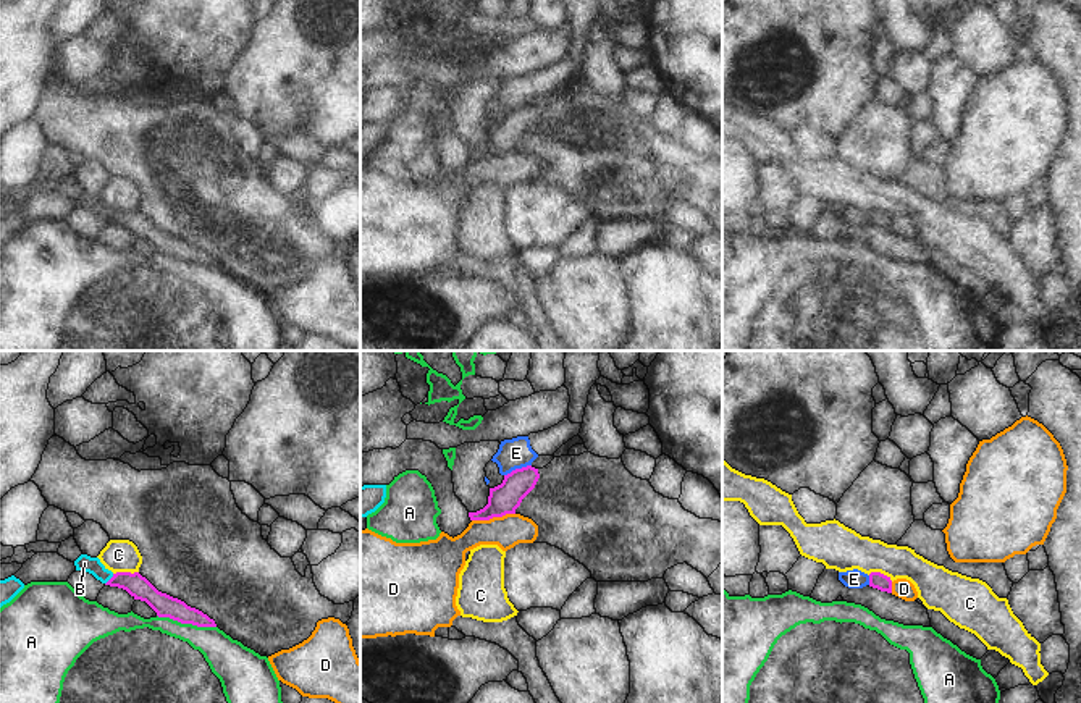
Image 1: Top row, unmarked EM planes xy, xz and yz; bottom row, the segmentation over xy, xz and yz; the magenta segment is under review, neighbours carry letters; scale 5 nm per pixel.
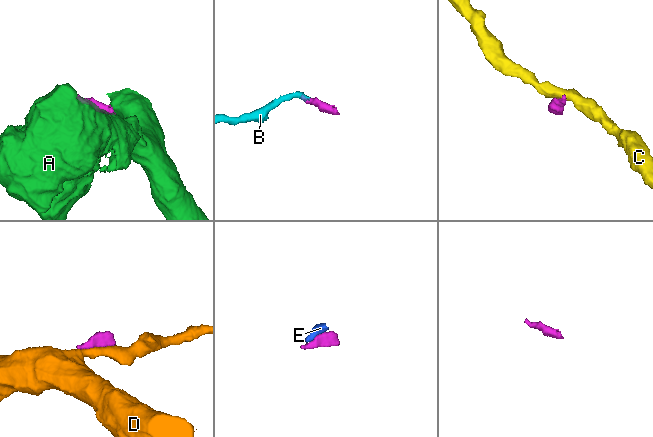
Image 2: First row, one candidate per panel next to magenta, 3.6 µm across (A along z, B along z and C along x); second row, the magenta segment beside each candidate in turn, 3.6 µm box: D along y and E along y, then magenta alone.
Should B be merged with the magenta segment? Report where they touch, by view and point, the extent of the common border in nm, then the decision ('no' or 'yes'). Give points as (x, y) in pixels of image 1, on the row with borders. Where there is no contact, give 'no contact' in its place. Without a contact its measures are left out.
contact xy (110, 579); length 70 nm; no

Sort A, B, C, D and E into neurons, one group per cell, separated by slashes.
A / B E / C / D

